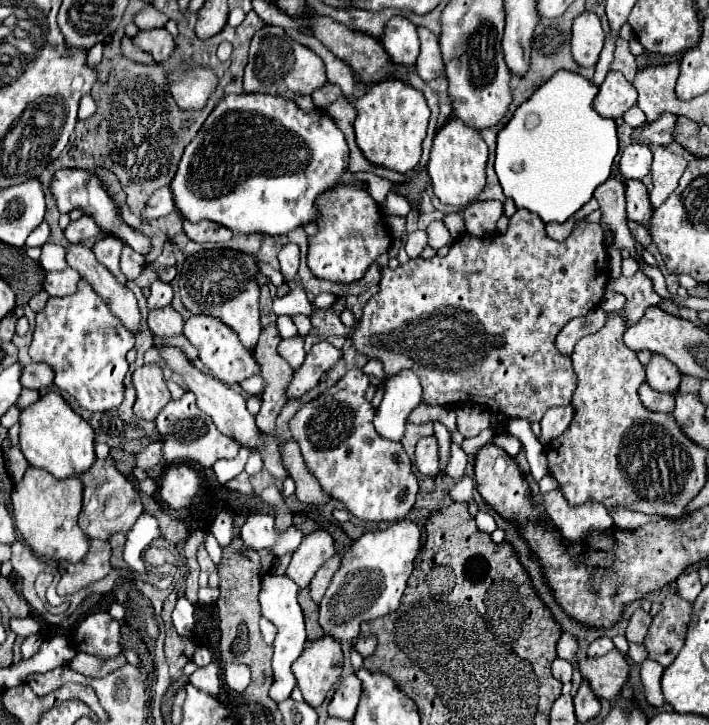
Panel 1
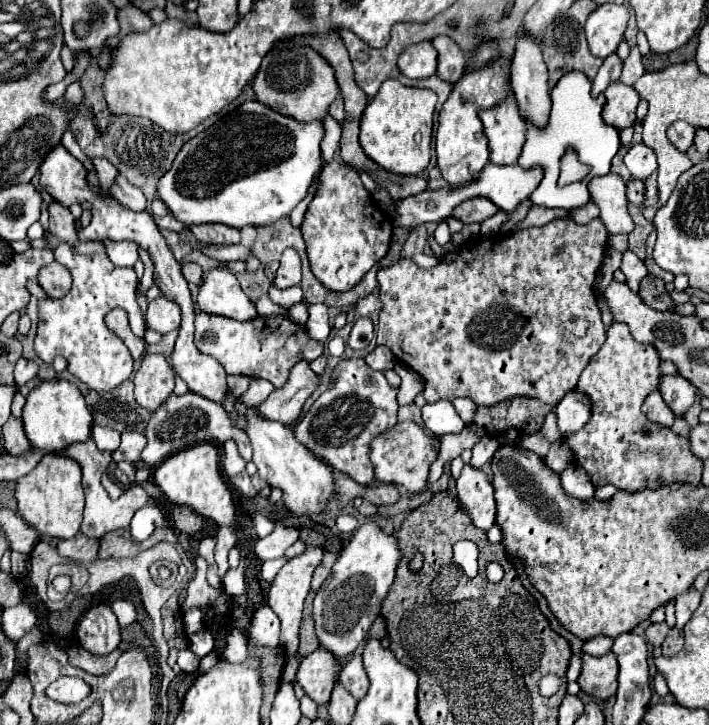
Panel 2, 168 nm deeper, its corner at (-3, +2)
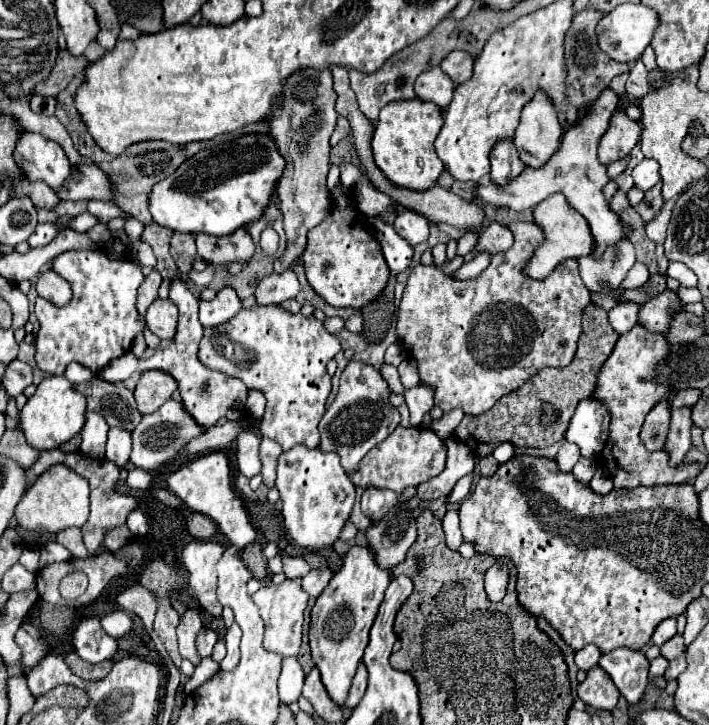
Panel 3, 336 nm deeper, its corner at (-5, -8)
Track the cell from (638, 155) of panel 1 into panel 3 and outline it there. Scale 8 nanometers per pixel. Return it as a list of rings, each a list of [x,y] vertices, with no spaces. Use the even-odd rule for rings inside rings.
[[[643,159],[633,171],[631,177],[635,181],[635,187],[639,187],[641,191],[649,191],[653,185],[659,183],[661,175],[659,175],[659,163],[655,159]]]

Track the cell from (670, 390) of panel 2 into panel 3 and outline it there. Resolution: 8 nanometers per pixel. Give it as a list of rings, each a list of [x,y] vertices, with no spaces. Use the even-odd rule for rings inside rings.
[[[691,407],[671,409],[671,427],[665,443],[665,451],[671,457],[671,465],[679,465],[691,447]]]

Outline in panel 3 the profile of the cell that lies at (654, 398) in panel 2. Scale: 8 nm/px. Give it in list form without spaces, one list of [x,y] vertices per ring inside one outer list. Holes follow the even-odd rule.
[[[661,399],[645,417],[641,429],[641,441],[649,451],[657,451],[665,447],[665,439],[669,433],[669,401]]]

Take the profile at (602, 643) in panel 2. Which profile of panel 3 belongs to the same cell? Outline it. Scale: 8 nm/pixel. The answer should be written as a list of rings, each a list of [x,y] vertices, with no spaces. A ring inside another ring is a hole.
[[[587,645],[575,653],[575,665],[583,671],[589,671],[599,663],[599,657],[601,657],[601,651],[595,645]]]

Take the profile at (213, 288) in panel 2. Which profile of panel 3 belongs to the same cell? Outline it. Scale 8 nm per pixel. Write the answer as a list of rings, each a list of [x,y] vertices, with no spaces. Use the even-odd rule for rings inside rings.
[[[223,287],[217,291],[213,301],[199,301],[199,321],[203,327],[217,327],[219,323],[227,323],[241,311],[241,299],[235,289]]]

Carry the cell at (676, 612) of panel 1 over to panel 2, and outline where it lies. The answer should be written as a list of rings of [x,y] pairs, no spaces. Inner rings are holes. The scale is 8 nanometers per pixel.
[[[673,627],[669,631],[669,637],[663,643],[663,655],[665,657],[673,657],[683,649],[683,631],[679,631],[677,627]]]

